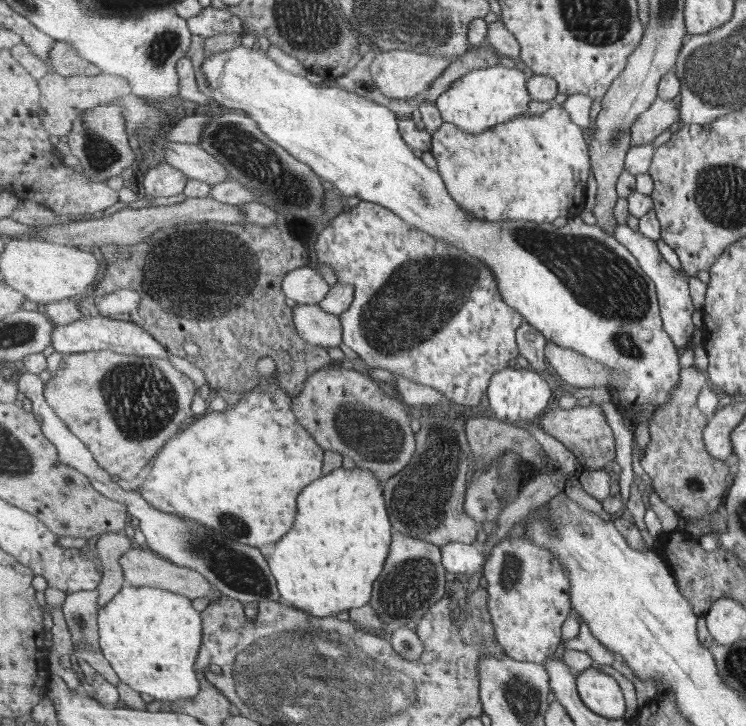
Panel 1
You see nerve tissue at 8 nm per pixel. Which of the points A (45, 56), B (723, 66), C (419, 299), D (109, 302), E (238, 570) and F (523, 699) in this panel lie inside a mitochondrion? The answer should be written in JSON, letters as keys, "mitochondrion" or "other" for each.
{"A":"other","B":"mitochondrion","C":"mitochondrion","D":"other","E":"mitochondrion","F":"mitochondrion"}

